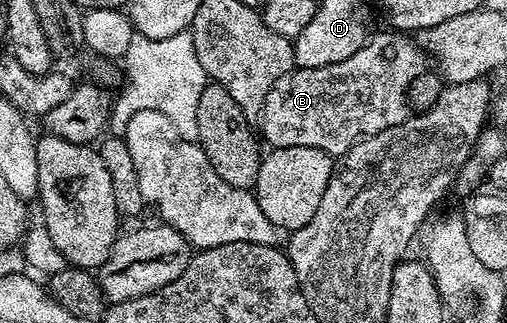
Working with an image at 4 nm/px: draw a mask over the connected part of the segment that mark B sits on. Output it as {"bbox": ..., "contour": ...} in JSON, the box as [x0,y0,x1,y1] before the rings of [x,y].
{"bbox":[260,31,428,159],"contour":[[[389,31],[390,33],[375,32],[369,38],[366,45],[360,47],[354,55],[349,55],[348,59],[343,59],[338,63],[332,63],[330,66],[312,67],[311,69],[295,68],[287,77],[282,77],[272,87],[272,91],[268,91],[266,102],[260,114],[260,122],[262,121],[262,133],[260,129],[260,137],[263,142],[267,141],[267,146],[279,149],[280,147],[316,147],[320,151],[330,154],[331,157],[338,159],[351,149],[357,141],[363,141],[365,137],[376,135],[380,131],[384,131],[388,127],[396,127],[400,122],[405,121],[408,116],[408,106],[406,103],[406,92],[412,83],[412,79],[416,79],[416,75],[427,72],[428,57],[425,52],[413,40],[410,41],[409,36],[403,35],[398,31]]]}

